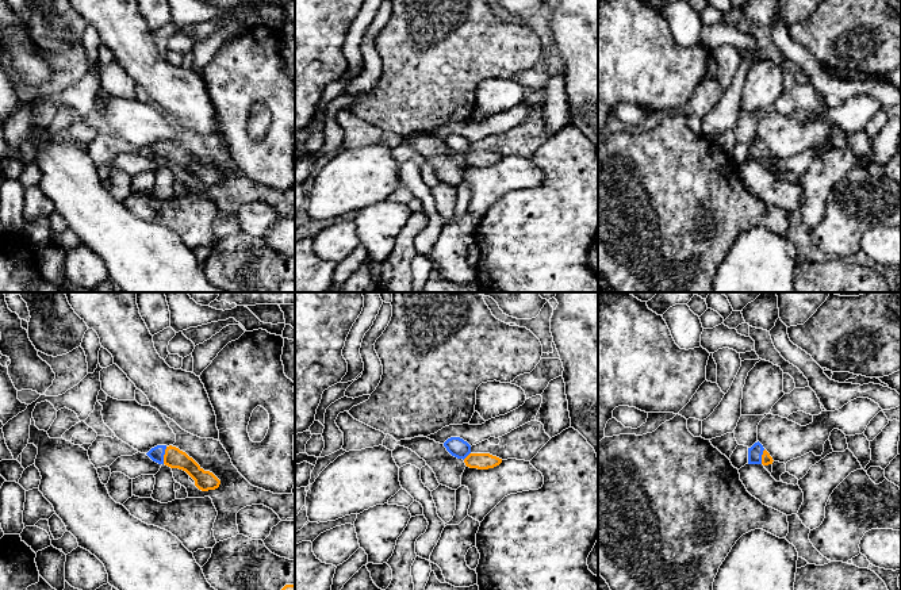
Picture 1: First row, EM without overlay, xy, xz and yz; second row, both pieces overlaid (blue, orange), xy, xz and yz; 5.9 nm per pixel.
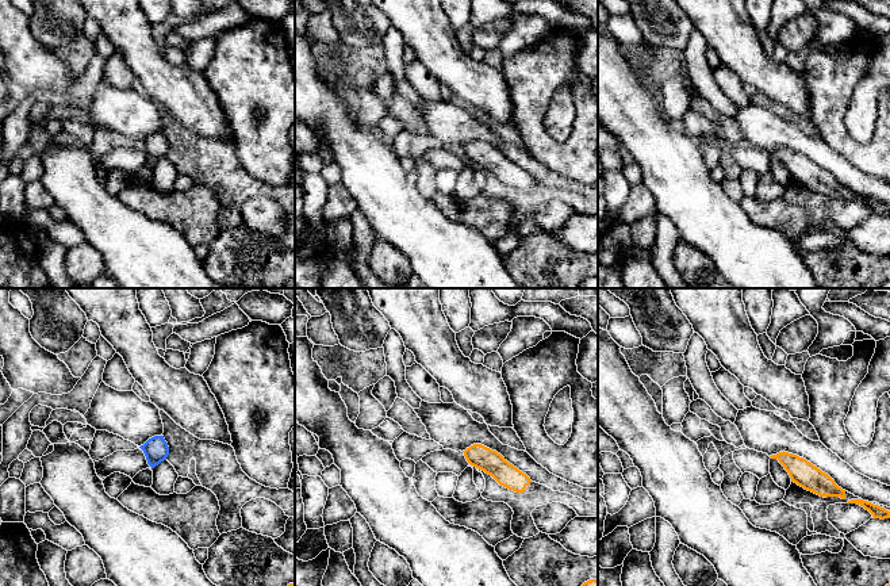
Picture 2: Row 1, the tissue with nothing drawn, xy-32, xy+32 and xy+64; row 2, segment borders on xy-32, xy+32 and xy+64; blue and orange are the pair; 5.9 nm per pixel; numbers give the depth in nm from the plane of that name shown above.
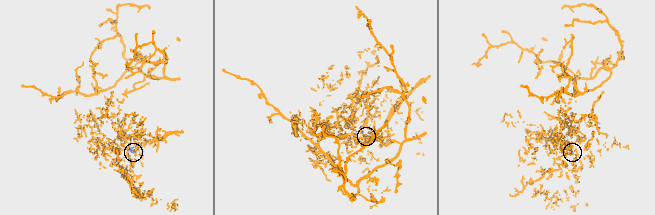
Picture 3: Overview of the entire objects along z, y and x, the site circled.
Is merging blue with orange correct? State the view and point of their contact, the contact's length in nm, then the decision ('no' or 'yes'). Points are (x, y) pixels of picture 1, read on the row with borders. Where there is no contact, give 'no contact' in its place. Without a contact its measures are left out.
meets blue in xy at (163, 455); contact 110 nm long; yes

